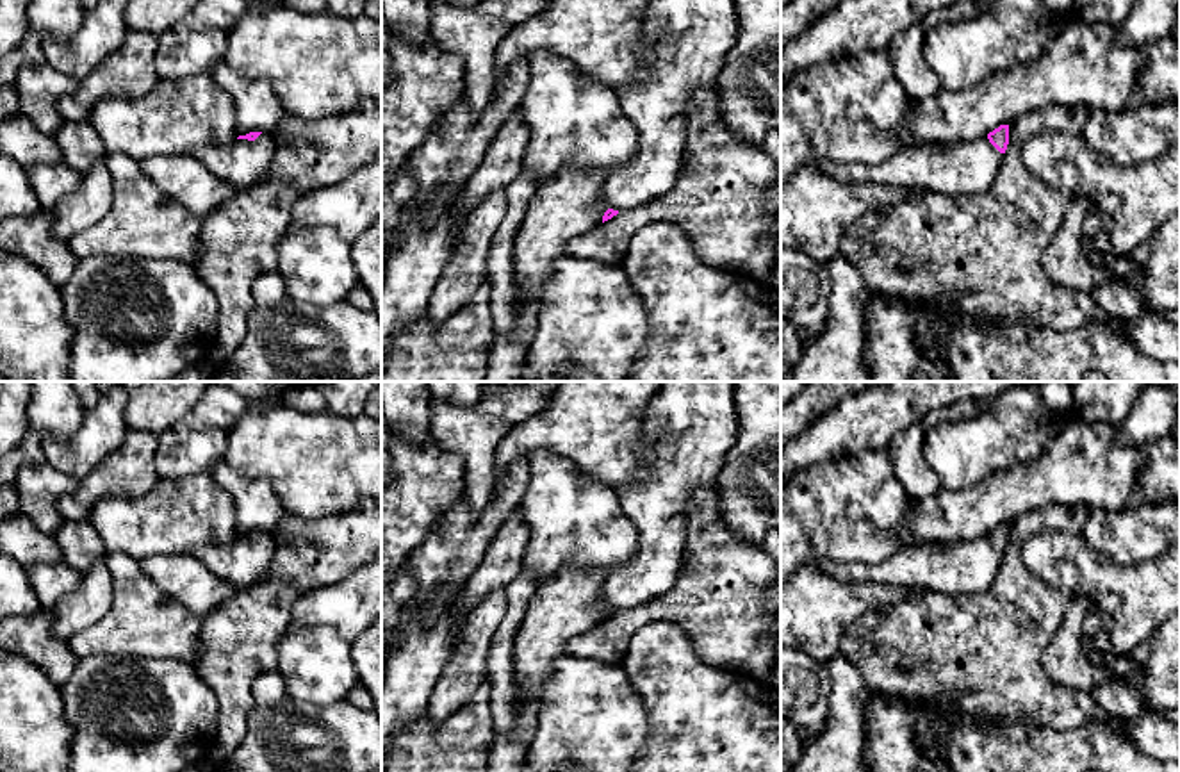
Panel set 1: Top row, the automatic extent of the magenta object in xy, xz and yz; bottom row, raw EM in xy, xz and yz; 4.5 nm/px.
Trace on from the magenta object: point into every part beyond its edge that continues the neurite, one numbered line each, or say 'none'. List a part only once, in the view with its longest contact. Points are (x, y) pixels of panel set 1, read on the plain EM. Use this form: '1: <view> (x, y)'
1: xy (246, 562)

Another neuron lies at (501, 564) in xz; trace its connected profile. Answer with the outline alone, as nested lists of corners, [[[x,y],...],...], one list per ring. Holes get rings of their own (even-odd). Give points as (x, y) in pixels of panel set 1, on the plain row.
[[[515,508],[496,531],[485,549],[481,563],[465,581],[458,604],[453,608],[455,638],[462,633],[474,606],[496,588],[506,588],[522,572],[522,554],[529,538],[529,526]]]

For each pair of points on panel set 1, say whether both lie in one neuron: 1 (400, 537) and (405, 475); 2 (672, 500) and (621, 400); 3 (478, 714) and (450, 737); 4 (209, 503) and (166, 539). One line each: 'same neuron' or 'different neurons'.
1: same neuron
2: different neurons
3: same neuron
4: same neuron

